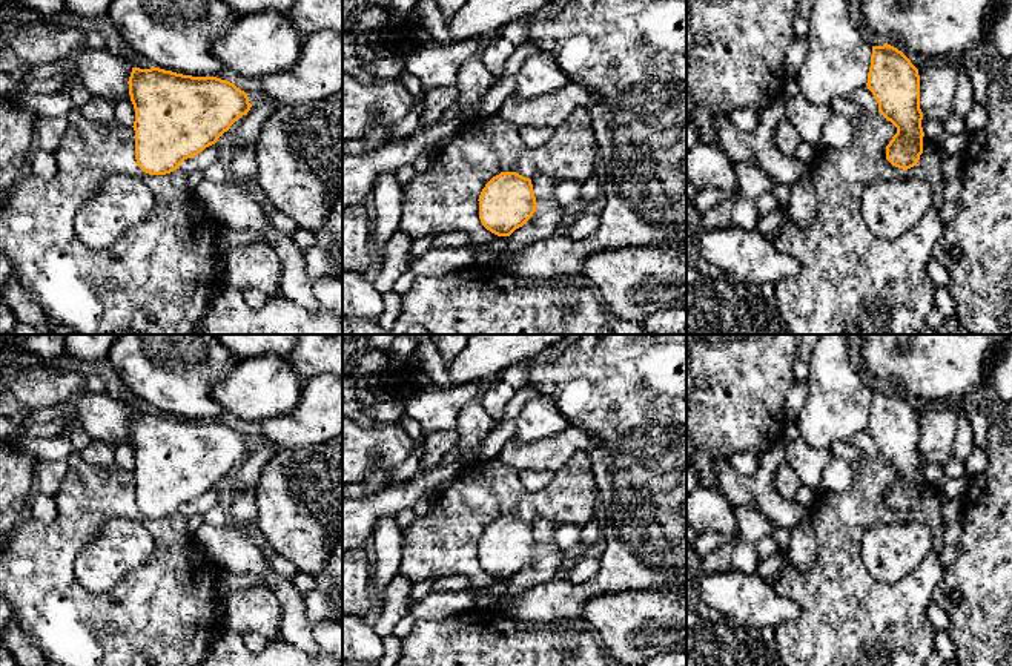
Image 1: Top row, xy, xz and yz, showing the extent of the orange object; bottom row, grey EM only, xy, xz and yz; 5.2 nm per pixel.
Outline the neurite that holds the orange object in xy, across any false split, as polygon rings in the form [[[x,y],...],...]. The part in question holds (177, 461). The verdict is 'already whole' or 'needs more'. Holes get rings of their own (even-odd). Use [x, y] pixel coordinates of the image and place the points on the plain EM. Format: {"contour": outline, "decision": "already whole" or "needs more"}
{"contour": [[[132,411],[135,503],[149,519],[166,519],[215,488],[252,448],[244,434],[217,420]]], "decision": "already whole"}

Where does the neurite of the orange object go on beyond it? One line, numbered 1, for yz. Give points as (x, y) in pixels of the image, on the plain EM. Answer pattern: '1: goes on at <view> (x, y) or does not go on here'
1: does not go on here

